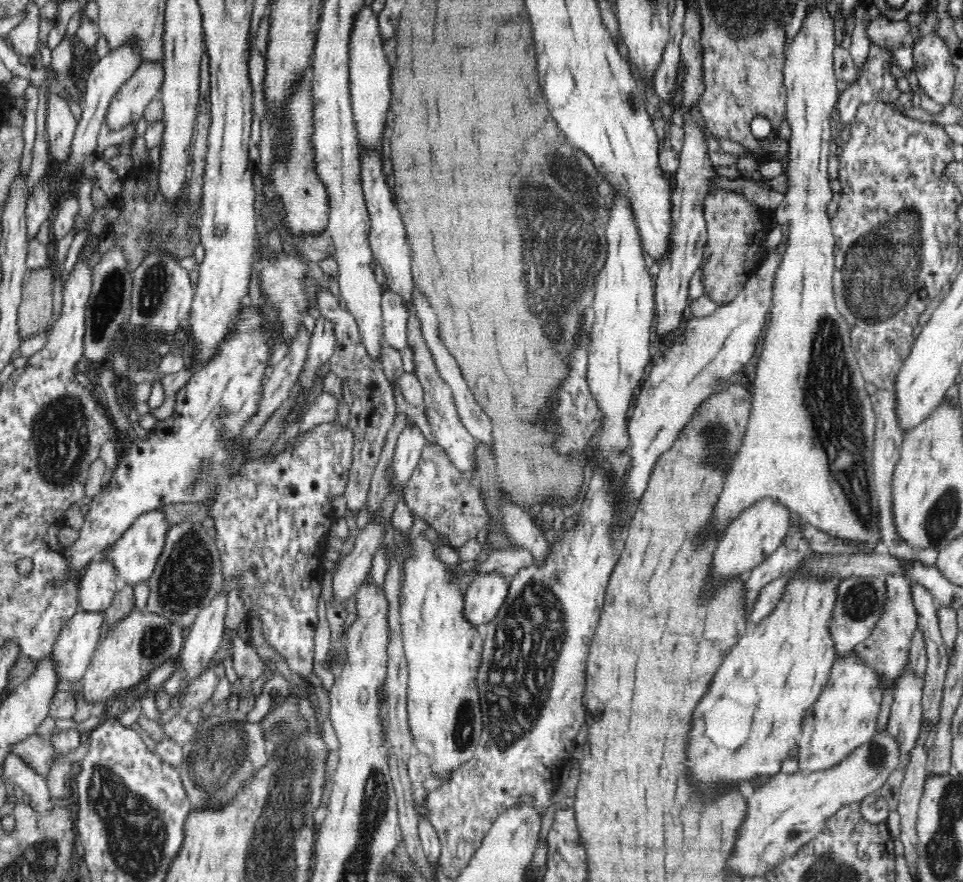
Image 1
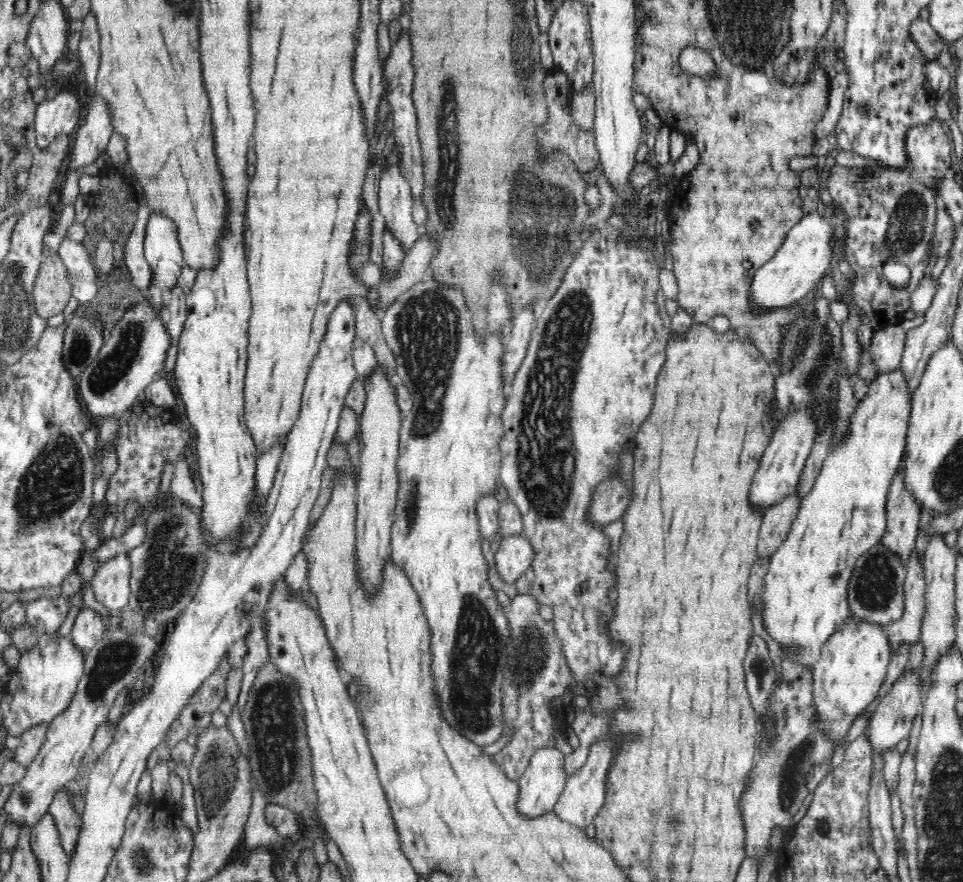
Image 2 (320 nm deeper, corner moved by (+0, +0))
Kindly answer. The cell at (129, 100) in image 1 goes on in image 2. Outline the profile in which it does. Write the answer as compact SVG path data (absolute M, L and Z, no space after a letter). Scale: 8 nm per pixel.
M94 96L84 123L76 132L68 171L94 164L114 132L109 106L102 97Z

